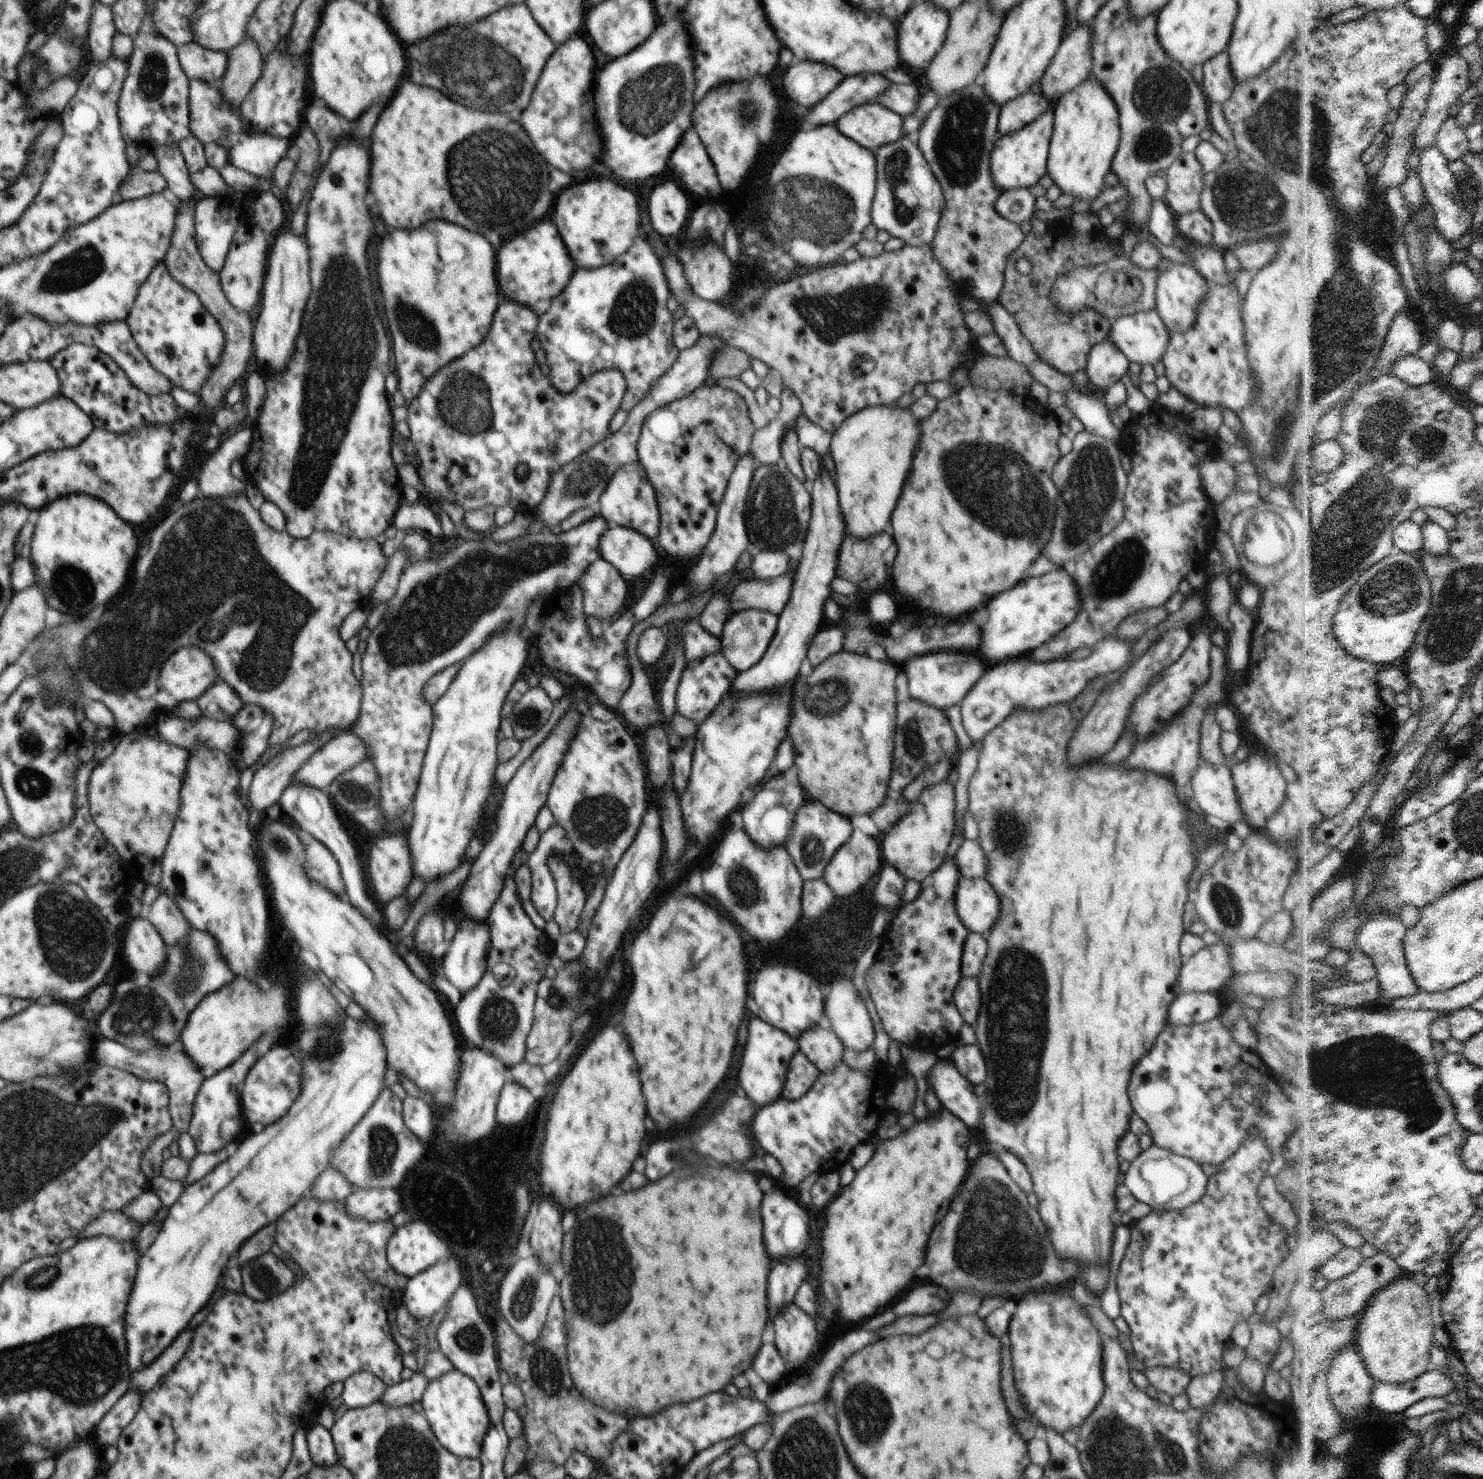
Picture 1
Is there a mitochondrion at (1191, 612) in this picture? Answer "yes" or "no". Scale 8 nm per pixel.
no

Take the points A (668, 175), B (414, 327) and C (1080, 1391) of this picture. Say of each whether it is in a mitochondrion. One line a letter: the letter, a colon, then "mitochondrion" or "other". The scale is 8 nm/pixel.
A: other
B: mitochondrion
C: other

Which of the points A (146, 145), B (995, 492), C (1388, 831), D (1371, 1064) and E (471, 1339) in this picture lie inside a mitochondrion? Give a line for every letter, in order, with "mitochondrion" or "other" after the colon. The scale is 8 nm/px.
A: other
B: mitochondrion
C: other
D: mitochondrion
E: mitochondrion

